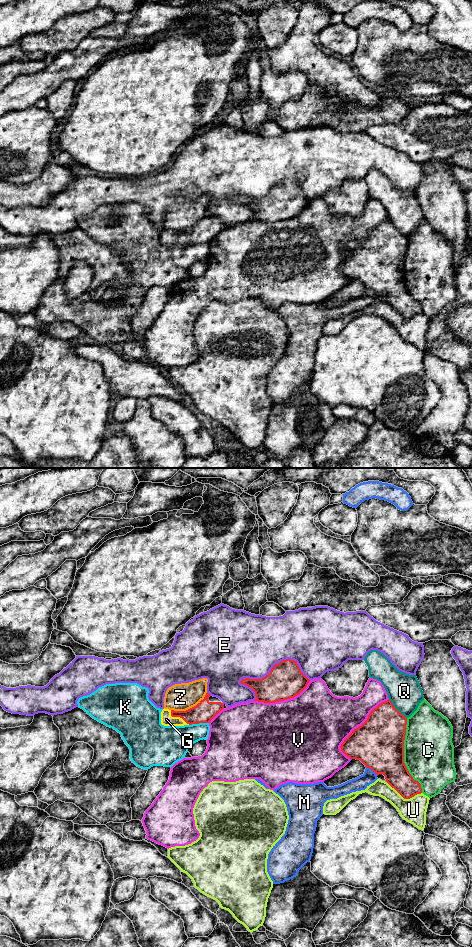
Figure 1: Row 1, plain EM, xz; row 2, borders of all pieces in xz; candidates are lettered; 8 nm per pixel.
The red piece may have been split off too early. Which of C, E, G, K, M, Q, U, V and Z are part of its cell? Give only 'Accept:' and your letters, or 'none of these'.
Accept: G

